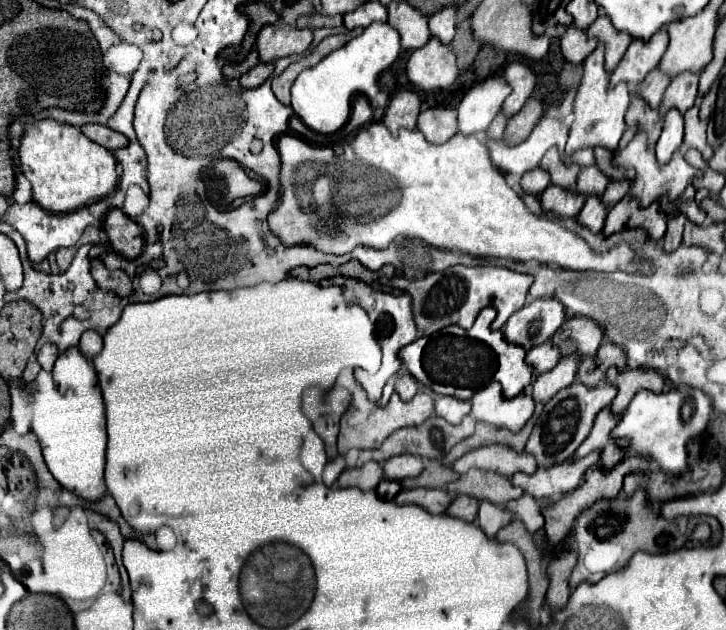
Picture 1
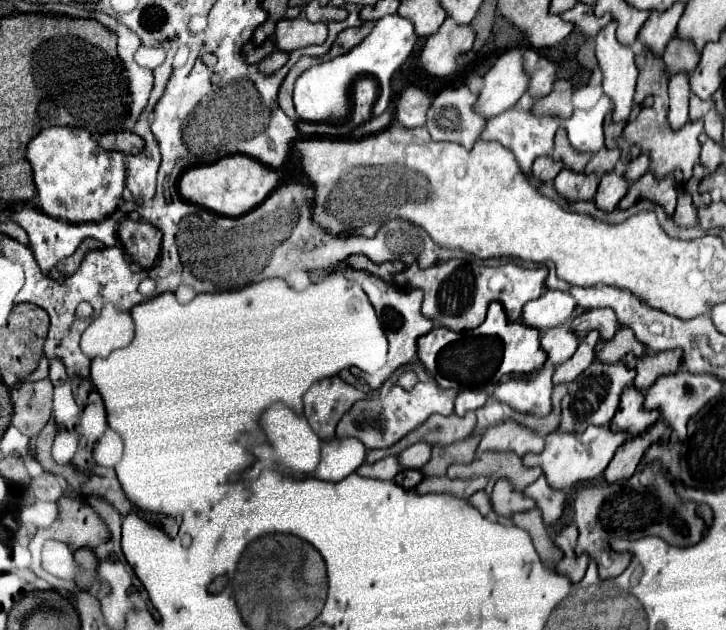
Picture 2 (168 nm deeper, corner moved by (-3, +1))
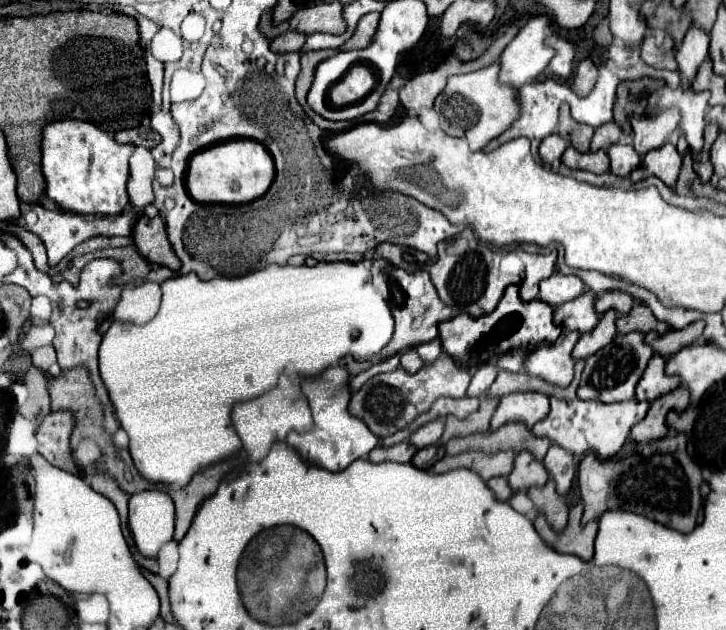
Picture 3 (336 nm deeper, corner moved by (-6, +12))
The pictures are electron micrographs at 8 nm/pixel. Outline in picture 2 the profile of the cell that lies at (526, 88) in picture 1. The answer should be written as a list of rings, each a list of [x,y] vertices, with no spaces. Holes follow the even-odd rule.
[[[526,49],[524,59],[526,59],[526,67],[530,71],[528,93],[534,97],[548,95],[556,81],[556,65],[552,61],[548,61],[546,57],[538,55],[534,49]]]

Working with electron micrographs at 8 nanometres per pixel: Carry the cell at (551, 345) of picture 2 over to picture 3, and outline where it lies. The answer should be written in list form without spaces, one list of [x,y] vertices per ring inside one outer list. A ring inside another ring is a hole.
[[[583,292],[579,298],[561,304],[553,312],[555,326],[563,328],[563,332],[591,332],[591,328],[595,328],[595,324],[599,322],[599,314],[595,312],[593,302],[595,294]]]

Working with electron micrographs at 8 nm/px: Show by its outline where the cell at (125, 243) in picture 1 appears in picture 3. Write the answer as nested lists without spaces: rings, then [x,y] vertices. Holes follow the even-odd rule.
[[[143,214],[135,222],[133,240],[135,240],[135,246],[141,252],[141,256],[147,258],[151,264],[167,266],[173,272],[177,272],[181,268],[181,262],[175,256],[169,240],[167,240],[165,222],[163,222],[163,218],[159,214],[153,216],[153,218]]]

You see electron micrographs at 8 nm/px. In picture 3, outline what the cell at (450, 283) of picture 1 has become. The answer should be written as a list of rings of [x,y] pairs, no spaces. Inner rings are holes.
[[[465,228],[451,240],[445,240],[437,246],[437,260],[433,264],[421,264],[421,270],[427,270],[431,282],[437,288],[443,304],[455,312],[465,312],[471,318],[489,314],[501,300],[509,284],[519,286],[519,296],[523,302],[531,302],[539,294],[539,282],[549,278],[555,272],[557,252],[549,254],[527,254],[523,250],[495,254],[487,244],[481,244],[473,238],[473,232]]]

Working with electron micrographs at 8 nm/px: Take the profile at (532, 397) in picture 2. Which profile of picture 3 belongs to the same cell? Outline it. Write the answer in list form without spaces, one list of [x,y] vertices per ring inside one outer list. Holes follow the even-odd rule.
[[[571,332],[571,334],[561,334],[561,338],[555,344],[535,348],[523,364],[525,372],[529,376],[543,378],[549,384],[559,384],[561,388],[565,388],[573,380],[575,360],[571,358],[571,350],[577,340],[579,334]]]

